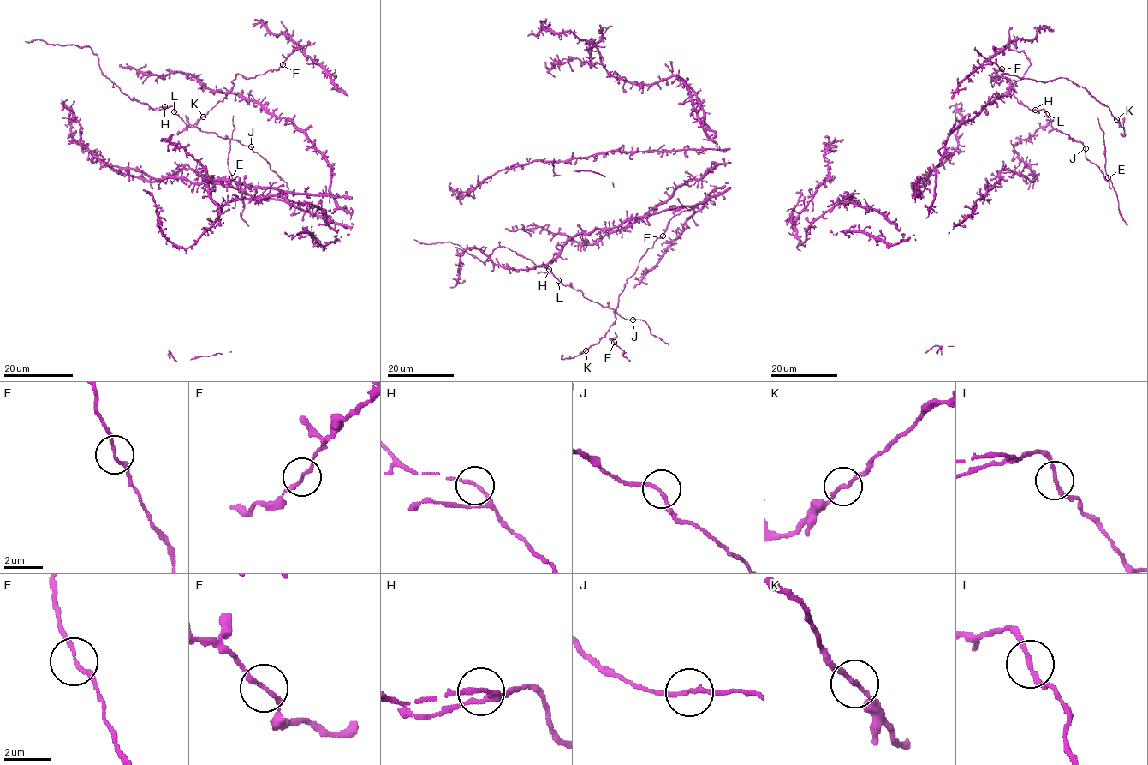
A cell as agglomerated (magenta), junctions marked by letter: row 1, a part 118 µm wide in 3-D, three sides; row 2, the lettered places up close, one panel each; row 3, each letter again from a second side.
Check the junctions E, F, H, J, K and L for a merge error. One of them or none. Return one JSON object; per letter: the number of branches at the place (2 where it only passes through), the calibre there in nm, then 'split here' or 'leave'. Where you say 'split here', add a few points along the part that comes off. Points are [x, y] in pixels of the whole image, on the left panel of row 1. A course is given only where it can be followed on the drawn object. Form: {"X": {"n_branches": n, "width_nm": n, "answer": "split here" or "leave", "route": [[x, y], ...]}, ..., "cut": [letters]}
{"E": {"n_branches": 2, "width_nm": 150, "answer": "leave"}, "F": {"n_branches": 2, "width_nm": 180, "answer": "leave"}, "H": {"n_branches": 2, "width_nm": 170, "answer": "leave"}, "J": {"n_branches": 2, "width_nm": 160, "answer": "leave"}, "K": {"n_branches": 2, "width_nm": 180, "answer": "leave"}, "L": {"n_branches": 2, "width_nm": 180, "answer": "leave"}, "cut": []}

